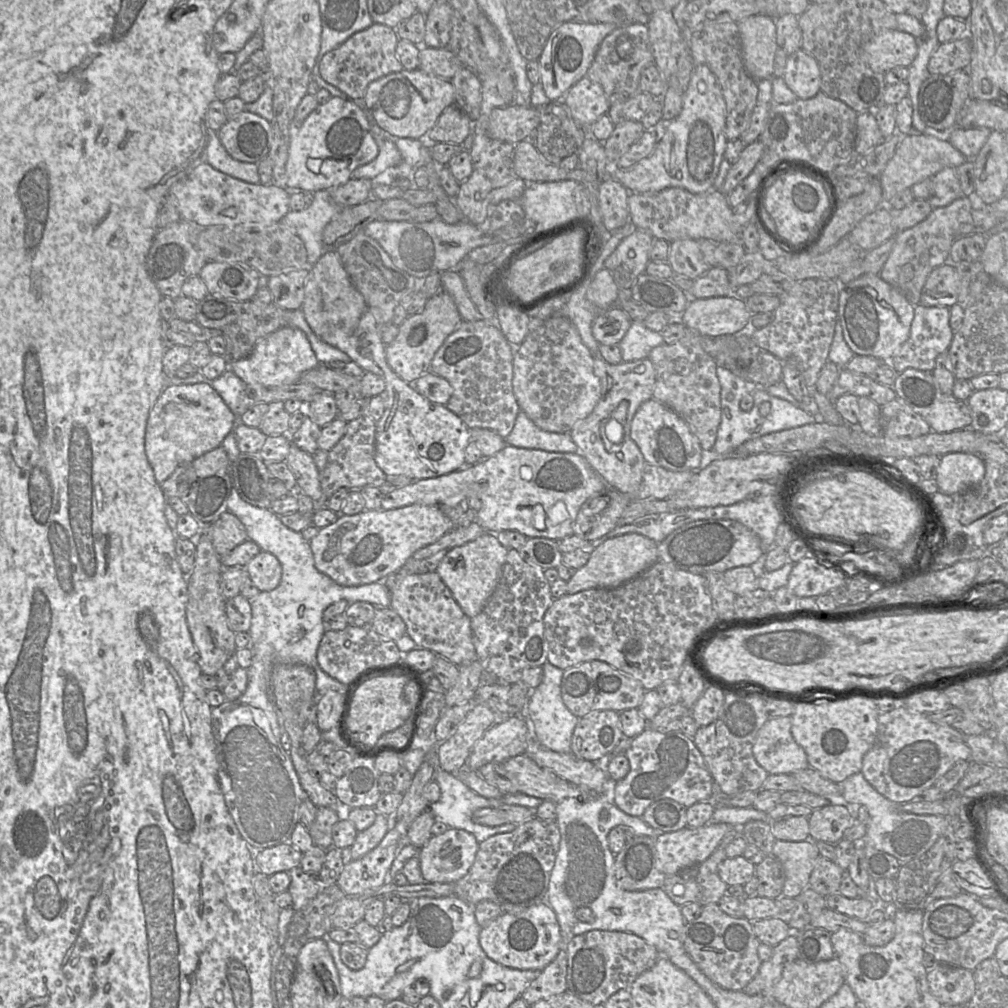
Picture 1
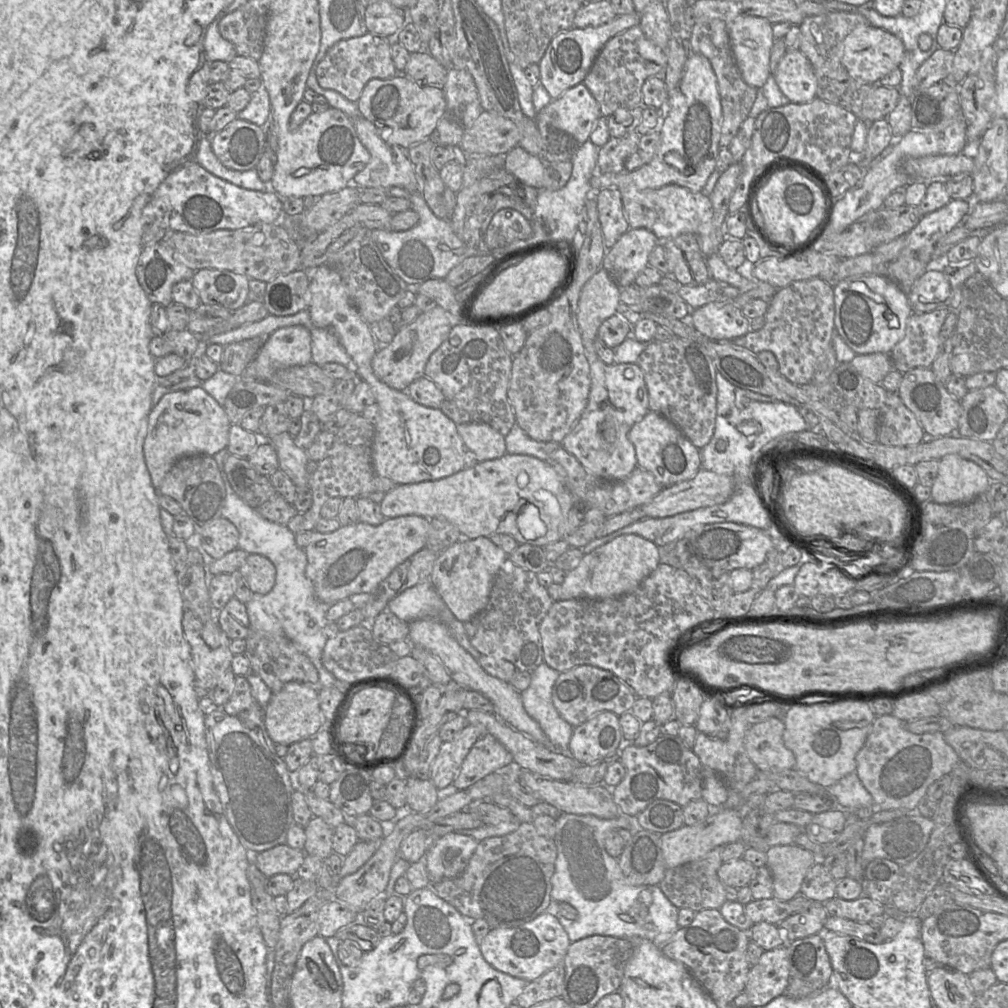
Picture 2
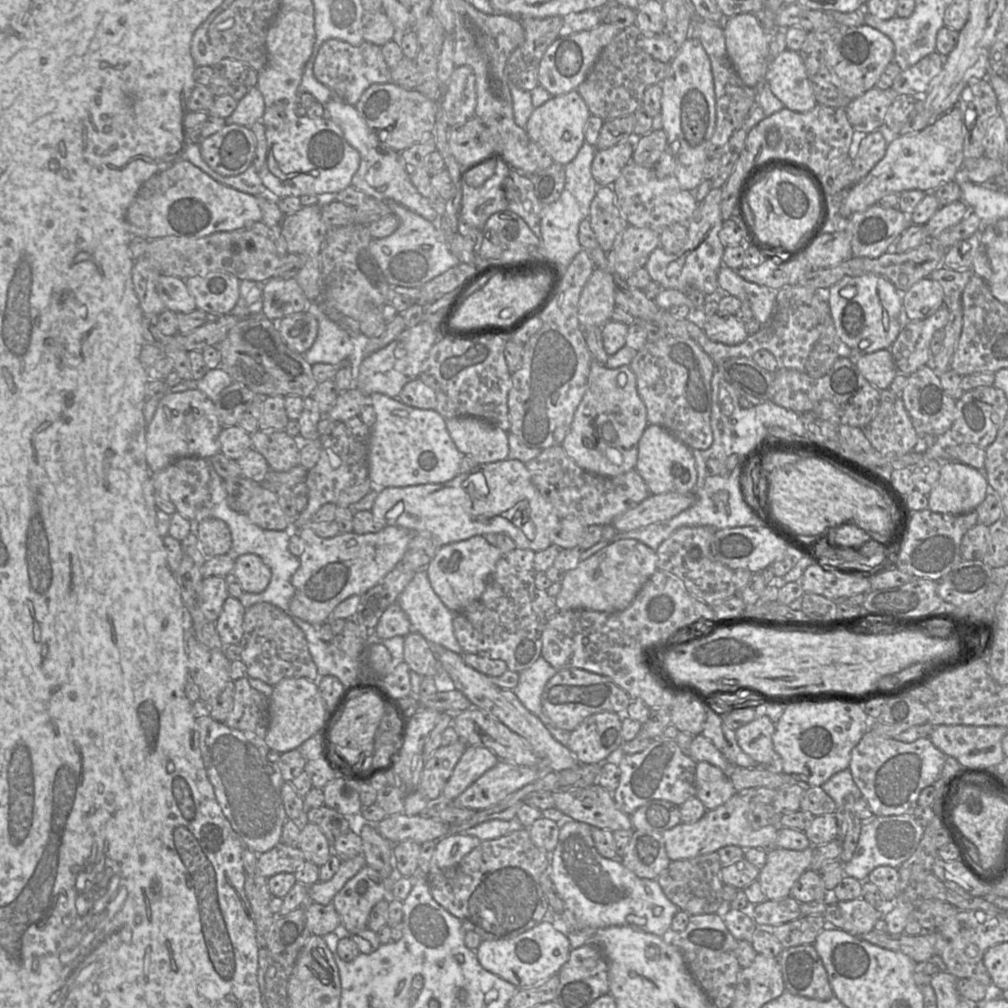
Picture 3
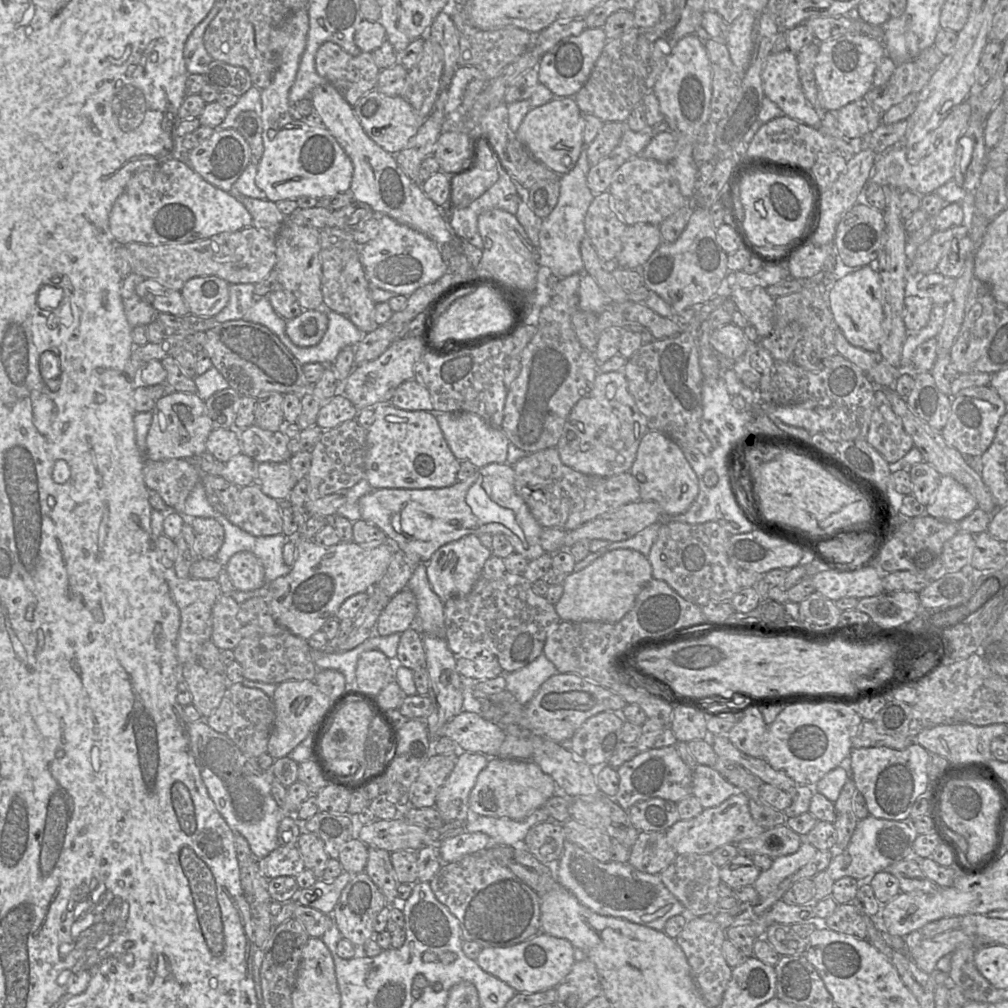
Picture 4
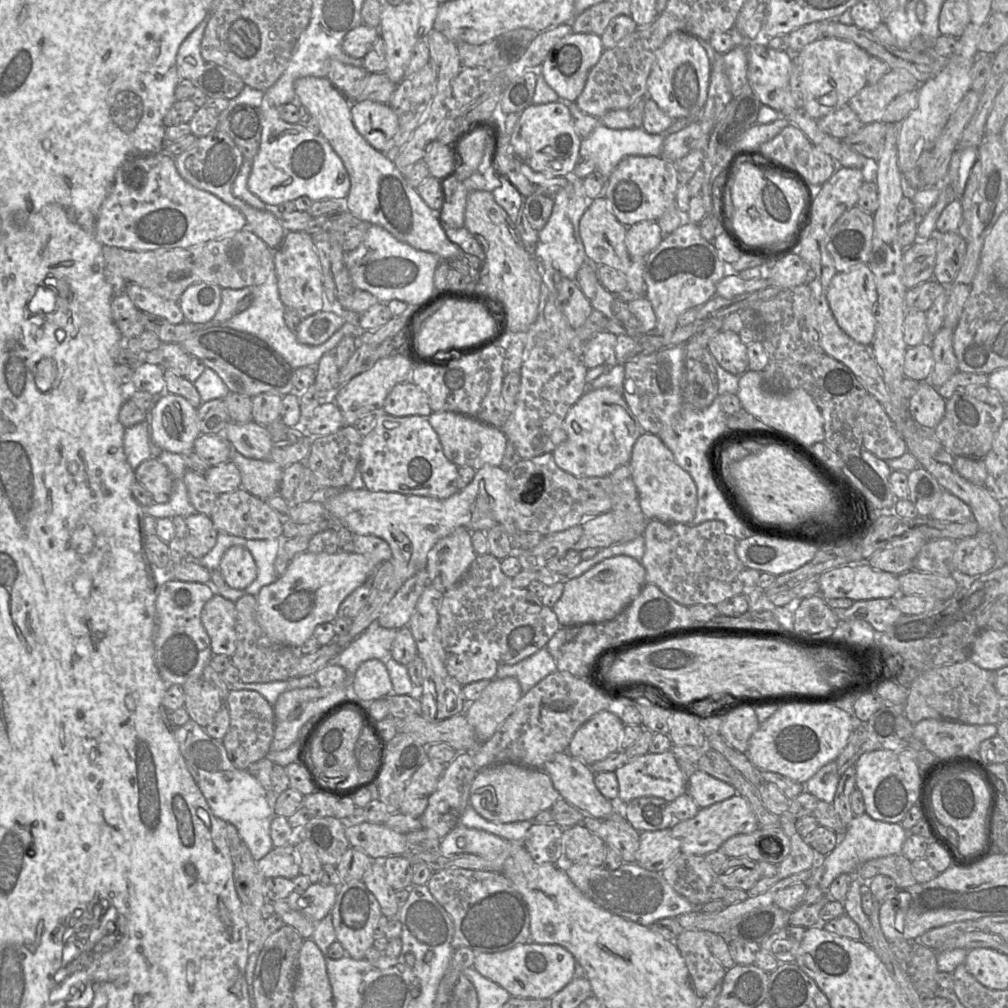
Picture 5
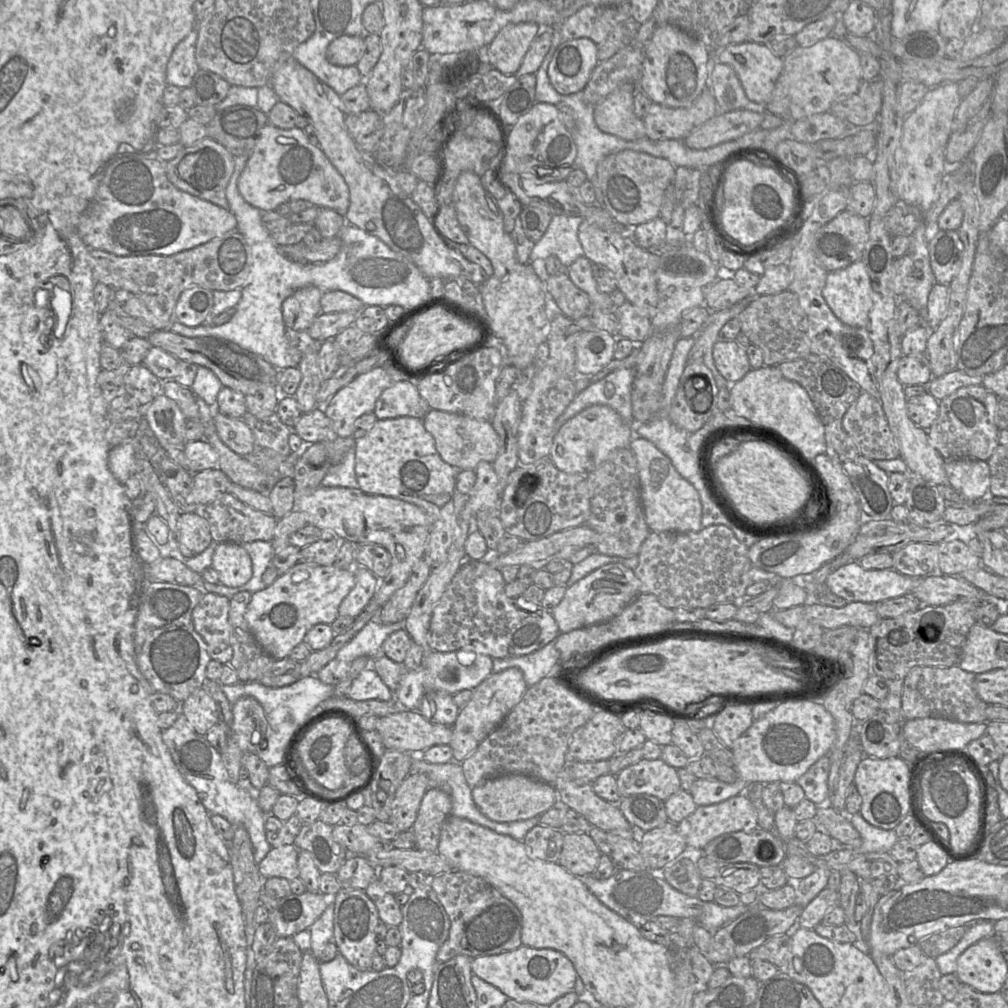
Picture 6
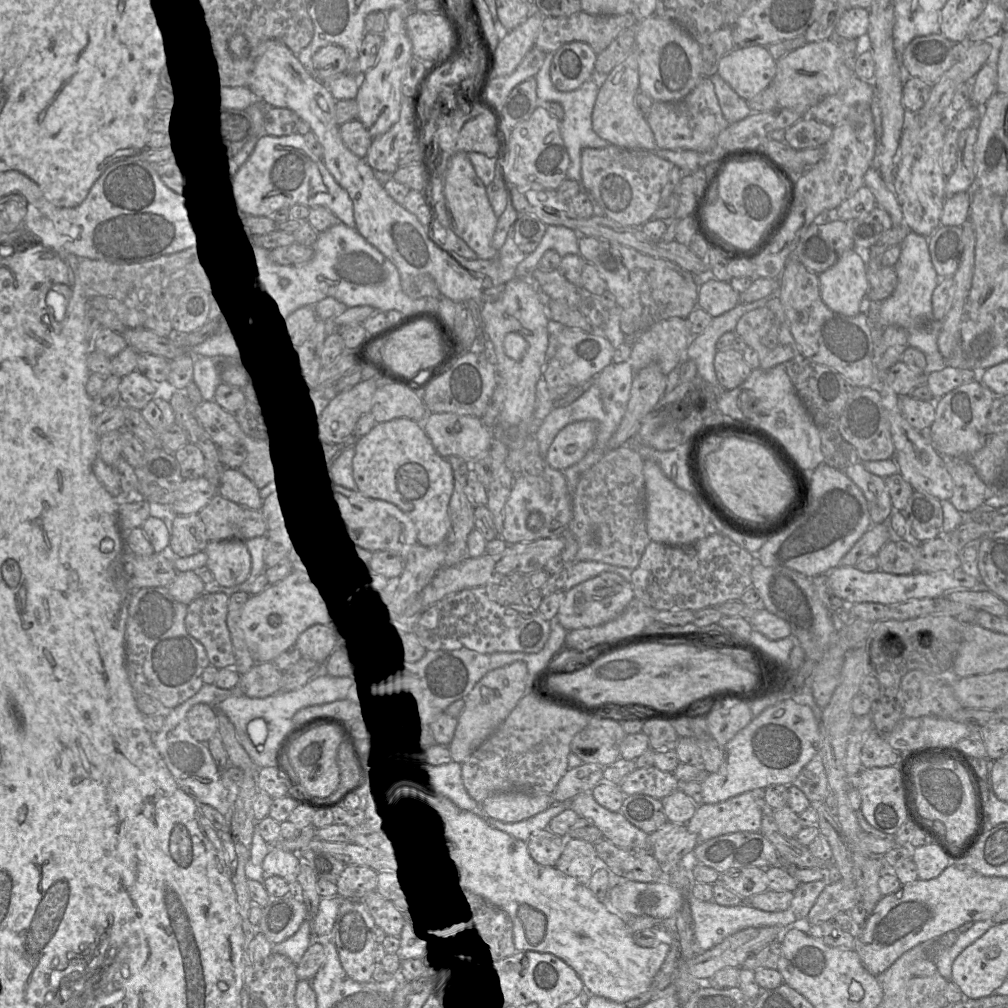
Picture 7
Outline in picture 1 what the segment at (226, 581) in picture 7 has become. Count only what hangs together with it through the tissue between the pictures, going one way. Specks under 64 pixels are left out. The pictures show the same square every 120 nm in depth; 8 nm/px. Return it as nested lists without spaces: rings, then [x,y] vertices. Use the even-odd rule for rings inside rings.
[[[260,551],[245,566],[249,579],[260,592],[267,592],[275,589],[281,581],[282,566],[276,556]]]

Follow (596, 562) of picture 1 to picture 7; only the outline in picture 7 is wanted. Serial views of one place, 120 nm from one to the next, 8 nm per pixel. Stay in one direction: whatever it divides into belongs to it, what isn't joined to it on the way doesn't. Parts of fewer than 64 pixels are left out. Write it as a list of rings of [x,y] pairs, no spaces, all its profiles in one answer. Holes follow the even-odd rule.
[[[603,572],[565,592],[565,597],[556,615],[556,621],[567,631],[603,625],[622,614],[634,597],[629,581],[617,573]]]

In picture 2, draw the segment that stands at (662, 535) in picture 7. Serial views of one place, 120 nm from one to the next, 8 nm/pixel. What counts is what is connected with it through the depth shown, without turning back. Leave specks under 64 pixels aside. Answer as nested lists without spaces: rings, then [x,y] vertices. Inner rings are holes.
[[[649,411],[628,433],[636,451],[637,465],[650,472],[662,488],[693,478],[701,469],[700,450],[663,415]]]

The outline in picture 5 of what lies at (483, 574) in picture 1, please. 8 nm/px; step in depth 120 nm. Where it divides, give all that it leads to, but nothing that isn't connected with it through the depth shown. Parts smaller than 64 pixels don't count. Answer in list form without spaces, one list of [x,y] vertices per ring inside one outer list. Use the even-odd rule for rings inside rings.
[[[457,528],[428,552],[426,571],[429,583],[445,593],[460,581],[476,557],[471,532]]]

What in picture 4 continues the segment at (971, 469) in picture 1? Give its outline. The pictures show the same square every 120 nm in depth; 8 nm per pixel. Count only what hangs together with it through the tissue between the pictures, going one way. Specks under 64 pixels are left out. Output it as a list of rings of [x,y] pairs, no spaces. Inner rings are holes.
[[[941,476],[925,512],[940,520],[959,522],[977,507],[975,498],[962,484],[951,476]]]

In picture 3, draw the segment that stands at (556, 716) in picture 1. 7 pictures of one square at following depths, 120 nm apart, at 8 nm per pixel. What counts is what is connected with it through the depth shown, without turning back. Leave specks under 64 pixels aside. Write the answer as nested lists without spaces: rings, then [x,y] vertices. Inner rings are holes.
[[[540,656],[530,668],[519,673],[518,685],[512,691],[525,708],[540,719],[555,740],[568,746],[571,732],[557,728],[544,713],[541,703],[544,688],[556,672]]]

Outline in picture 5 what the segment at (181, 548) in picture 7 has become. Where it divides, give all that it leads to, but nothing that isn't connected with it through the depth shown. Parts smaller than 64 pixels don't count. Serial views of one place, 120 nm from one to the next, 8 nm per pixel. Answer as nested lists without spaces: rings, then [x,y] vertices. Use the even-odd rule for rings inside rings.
[[[195,513],[185,518],[187,525],[186,551],[195,558],[205,556],[216,544],[218,531],[210,516]]]

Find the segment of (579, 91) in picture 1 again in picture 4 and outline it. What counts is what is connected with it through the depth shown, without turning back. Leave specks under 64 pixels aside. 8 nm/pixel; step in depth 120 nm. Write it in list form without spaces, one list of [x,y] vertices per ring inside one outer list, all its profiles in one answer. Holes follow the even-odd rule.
[[[574,97],[554,98],[550,102],[533,107],[528,112],[516,136],[531,155],[558,175],[570,172],[576,165],[584,147],[584,120]]]

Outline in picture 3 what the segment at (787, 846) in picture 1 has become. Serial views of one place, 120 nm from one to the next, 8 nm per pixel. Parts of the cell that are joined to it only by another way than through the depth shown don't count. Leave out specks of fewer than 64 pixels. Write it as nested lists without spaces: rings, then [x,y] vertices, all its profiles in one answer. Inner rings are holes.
[[[815,846],[804,850],[774,847],[767,850],[767,859],[758,881],[768,900],[790,896],[790,890],[800,876],[809,869]]]

